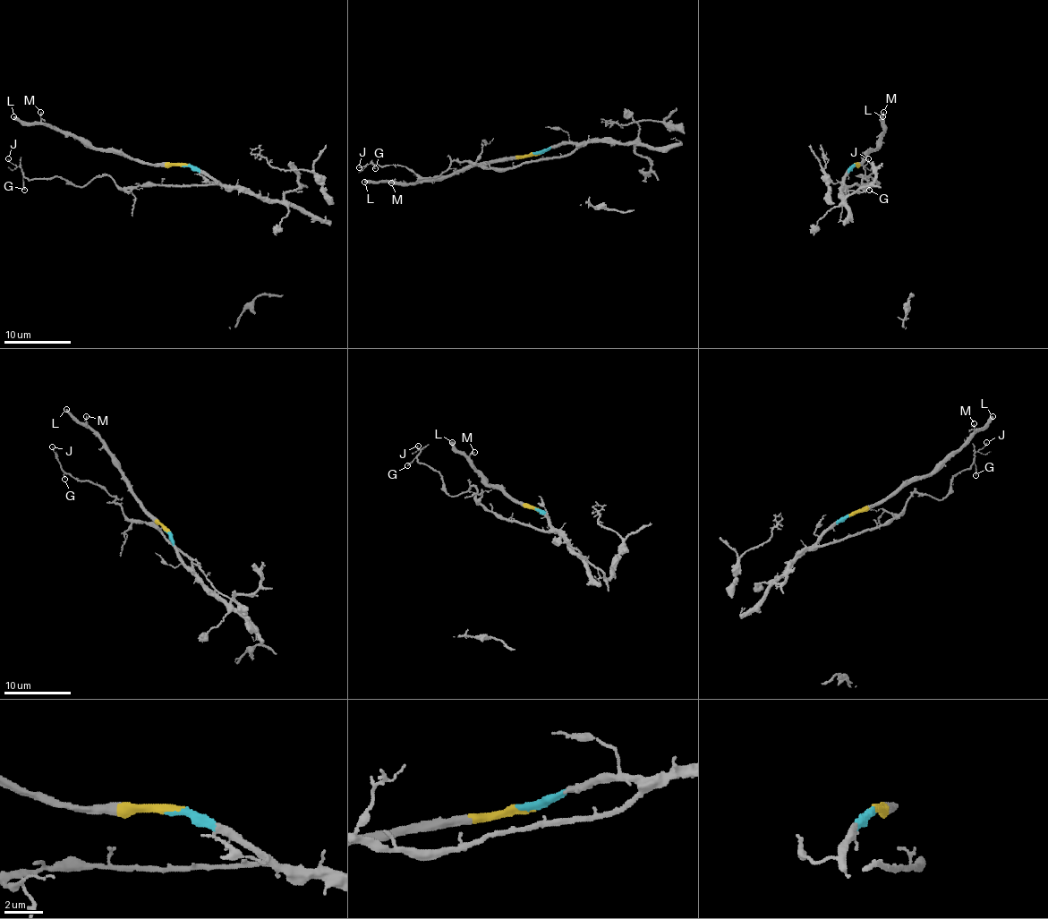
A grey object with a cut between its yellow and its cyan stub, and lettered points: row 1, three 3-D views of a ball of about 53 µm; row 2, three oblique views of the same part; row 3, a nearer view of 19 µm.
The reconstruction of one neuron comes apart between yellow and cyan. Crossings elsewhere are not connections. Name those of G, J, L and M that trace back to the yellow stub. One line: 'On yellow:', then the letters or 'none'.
On yellow: L, M

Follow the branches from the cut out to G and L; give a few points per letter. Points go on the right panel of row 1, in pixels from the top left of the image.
G: (855, 165), (845, 175), (847, 187), (868, 185), (862, 187), (862, 175), (879, 185), (865, 178), (868, 191)
L: (855, 165), (877, 147), (883, 133), (881, 116)

